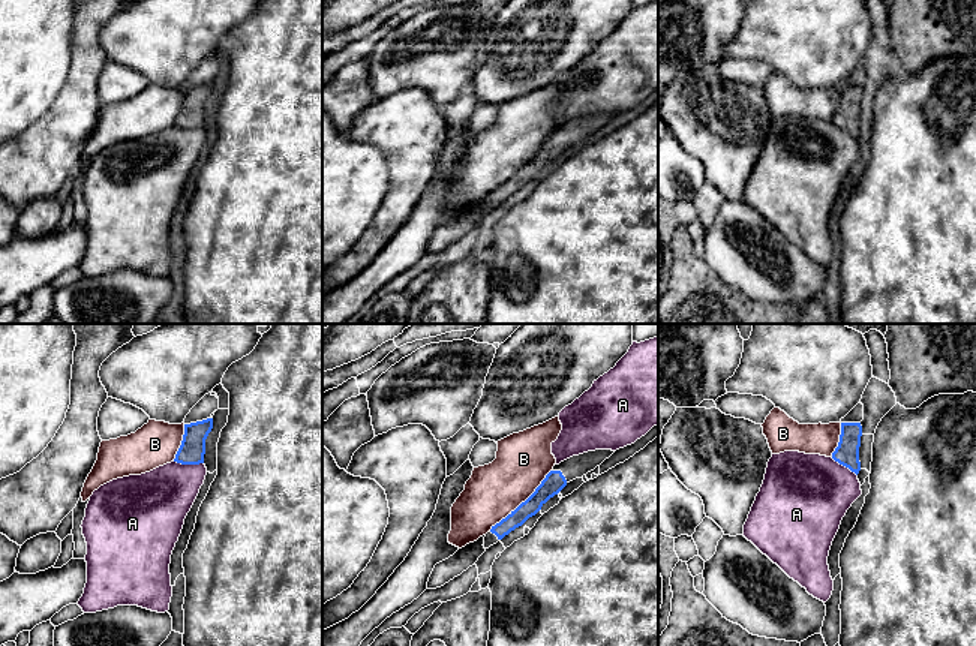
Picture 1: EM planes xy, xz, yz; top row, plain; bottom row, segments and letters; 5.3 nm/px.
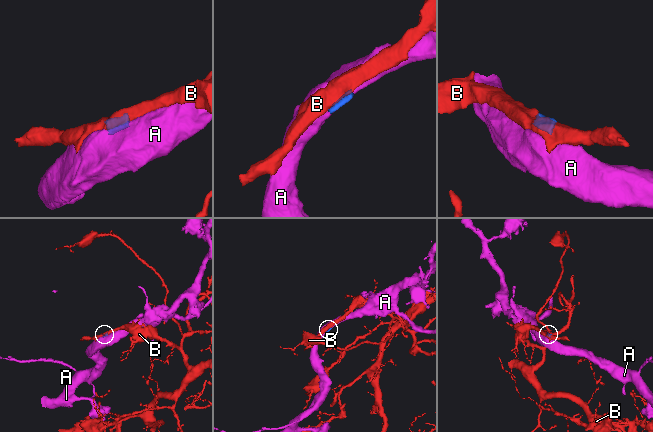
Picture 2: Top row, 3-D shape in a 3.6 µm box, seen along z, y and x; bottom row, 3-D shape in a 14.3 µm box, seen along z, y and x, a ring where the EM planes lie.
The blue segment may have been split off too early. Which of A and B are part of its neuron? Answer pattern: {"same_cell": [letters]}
{"same_cell": []}

